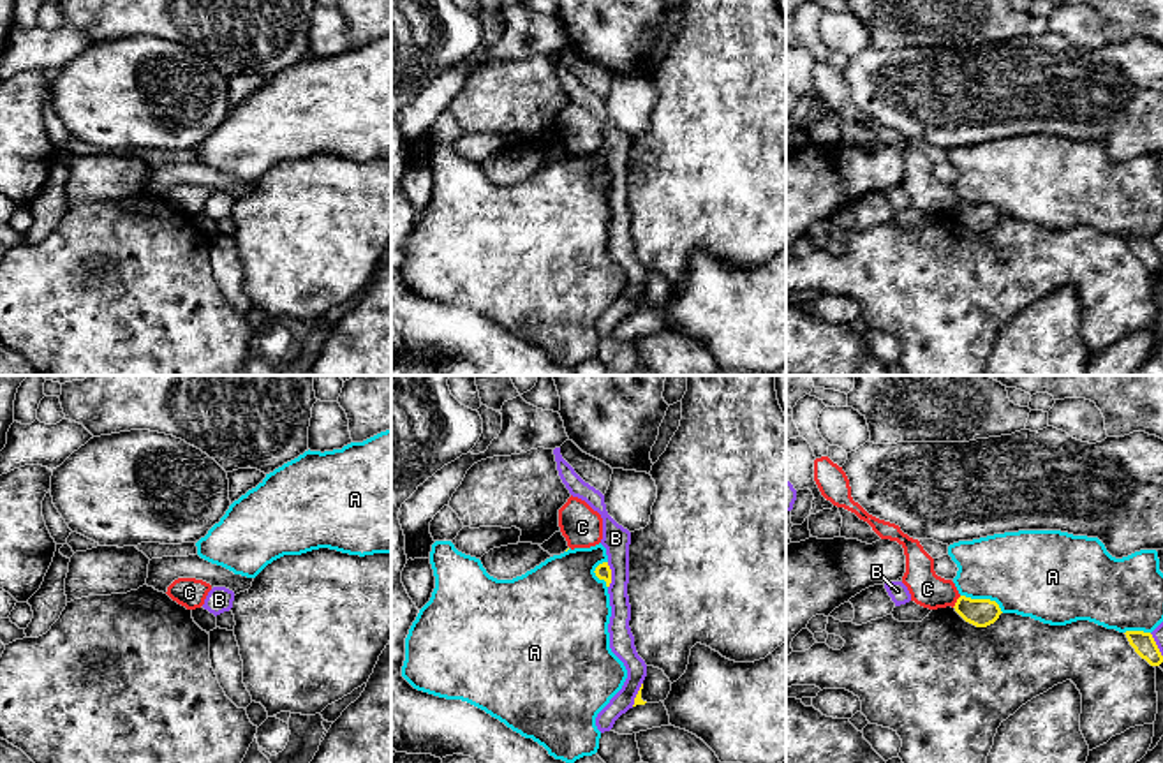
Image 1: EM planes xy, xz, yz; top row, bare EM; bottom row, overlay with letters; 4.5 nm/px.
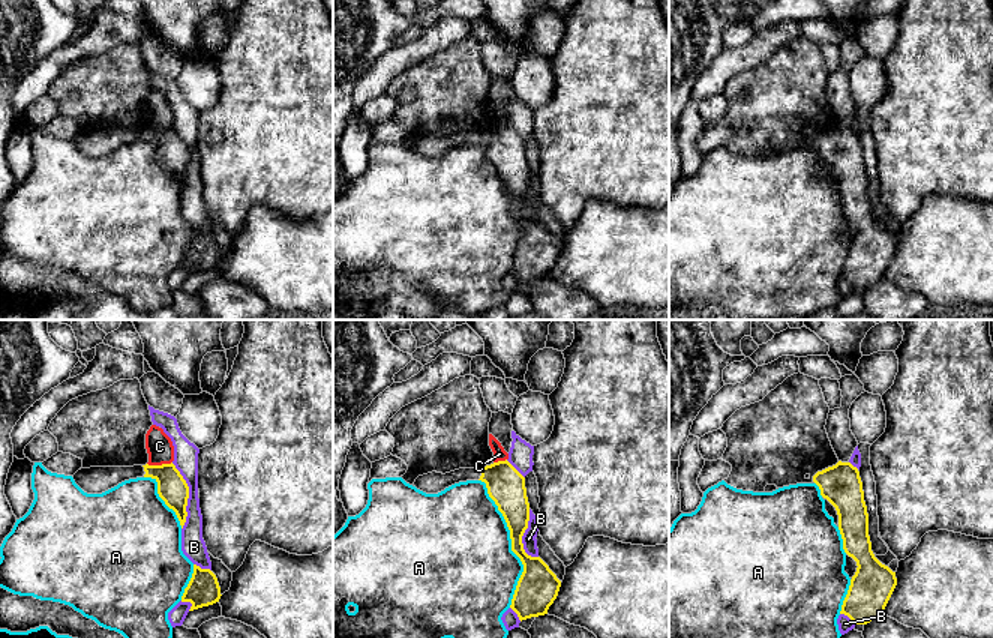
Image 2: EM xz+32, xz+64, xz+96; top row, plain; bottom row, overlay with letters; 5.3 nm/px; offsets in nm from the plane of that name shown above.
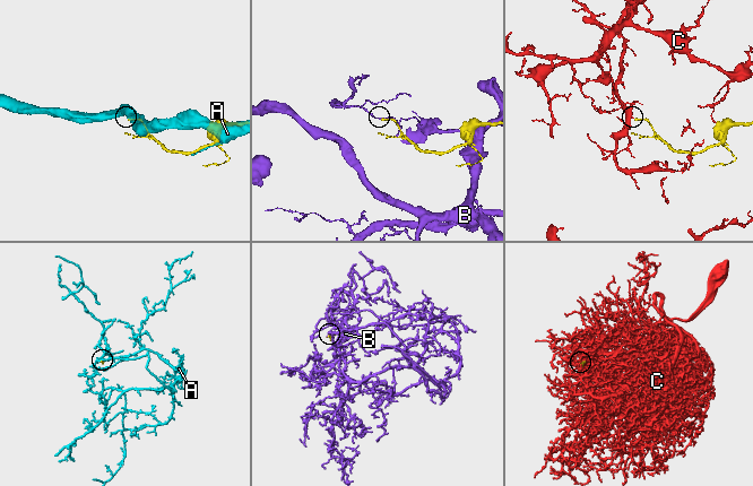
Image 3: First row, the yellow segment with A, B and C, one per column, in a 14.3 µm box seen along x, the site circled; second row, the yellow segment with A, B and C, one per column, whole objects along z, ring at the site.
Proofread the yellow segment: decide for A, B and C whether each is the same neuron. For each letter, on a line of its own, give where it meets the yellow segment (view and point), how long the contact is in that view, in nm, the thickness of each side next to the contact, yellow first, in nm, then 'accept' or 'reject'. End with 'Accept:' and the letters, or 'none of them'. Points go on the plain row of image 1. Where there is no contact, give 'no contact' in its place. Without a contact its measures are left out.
A: yz (984, 205) | 220 nm | 130/400 nm | reject
B: xz (610, 180) | 120 nm | 70/120 nm | reject
C: yz (957, 207) | 70 nm | 130/160 nm | reject
Accept: none of them

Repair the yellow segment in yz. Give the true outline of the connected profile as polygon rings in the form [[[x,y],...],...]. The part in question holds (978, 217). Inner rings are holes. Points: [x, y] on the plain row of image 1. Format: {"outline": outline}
{"outline": [[[960,201],[953,213],[966,227],[976,233],[987,233],[994,229],[1003,219],[996,206],[971,204],[966,201]]]}

